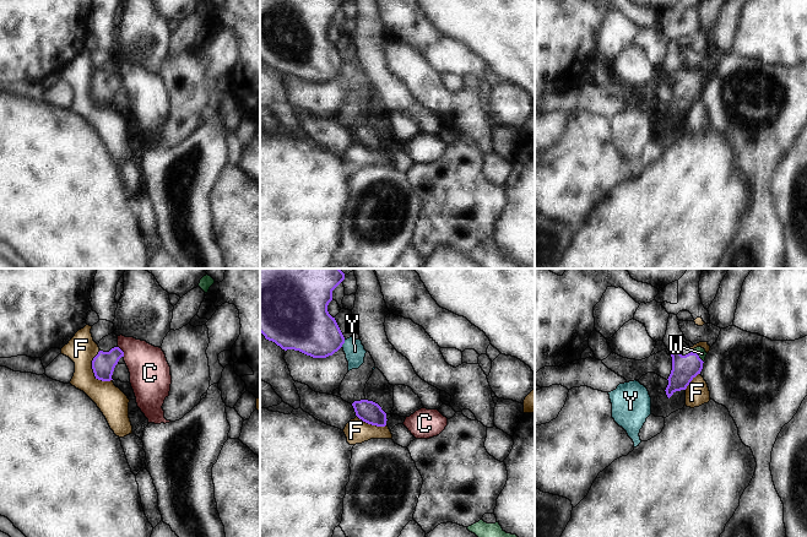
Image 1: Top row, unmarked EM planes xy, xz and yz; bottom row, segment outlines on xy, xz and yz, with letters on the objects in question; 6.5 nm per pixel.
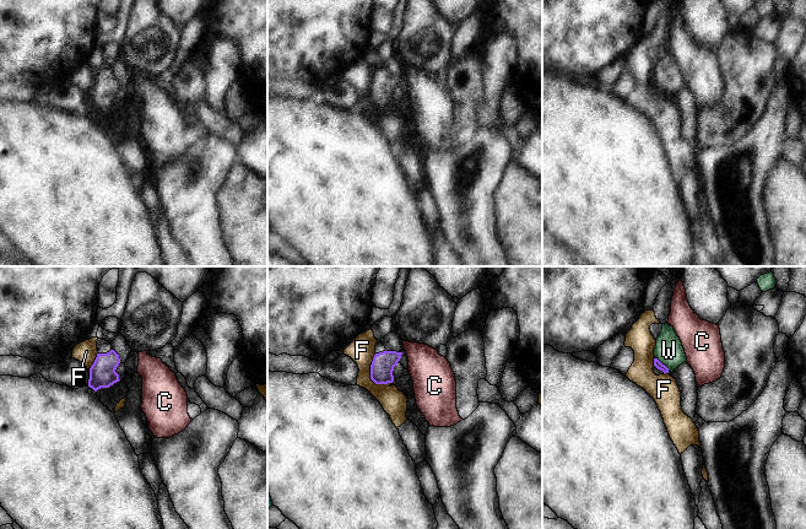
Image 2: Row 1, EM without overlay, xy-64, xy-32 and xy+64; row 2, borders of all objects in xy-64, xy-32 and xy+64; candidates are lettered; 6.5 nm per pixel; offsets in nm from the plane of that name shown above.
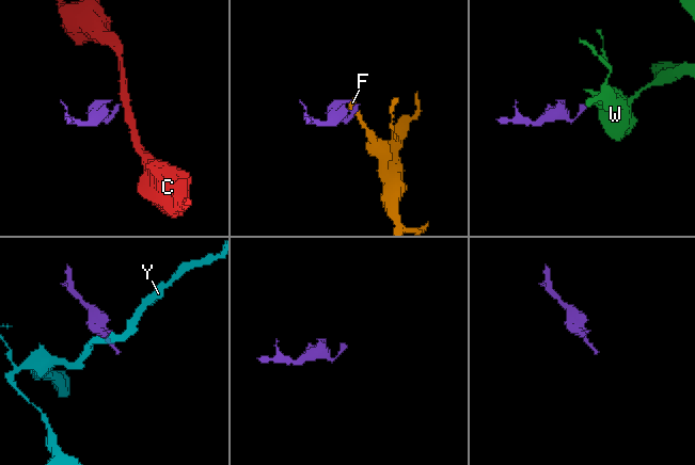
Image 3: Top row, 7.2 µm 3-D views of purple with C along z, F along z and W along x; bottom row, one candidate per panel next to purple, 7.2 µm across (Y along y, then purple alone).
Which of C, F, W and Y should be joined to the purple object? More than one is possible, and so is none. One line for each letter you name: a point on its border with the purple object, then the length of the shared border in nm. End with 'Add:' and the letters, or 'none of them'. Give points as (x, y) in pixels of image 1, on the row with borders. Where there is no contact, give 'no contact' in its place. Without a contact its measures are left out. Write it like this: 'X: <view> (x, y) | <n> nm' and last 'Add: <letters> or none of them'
W: yz (698, 357) | 90 nm
Add: W

